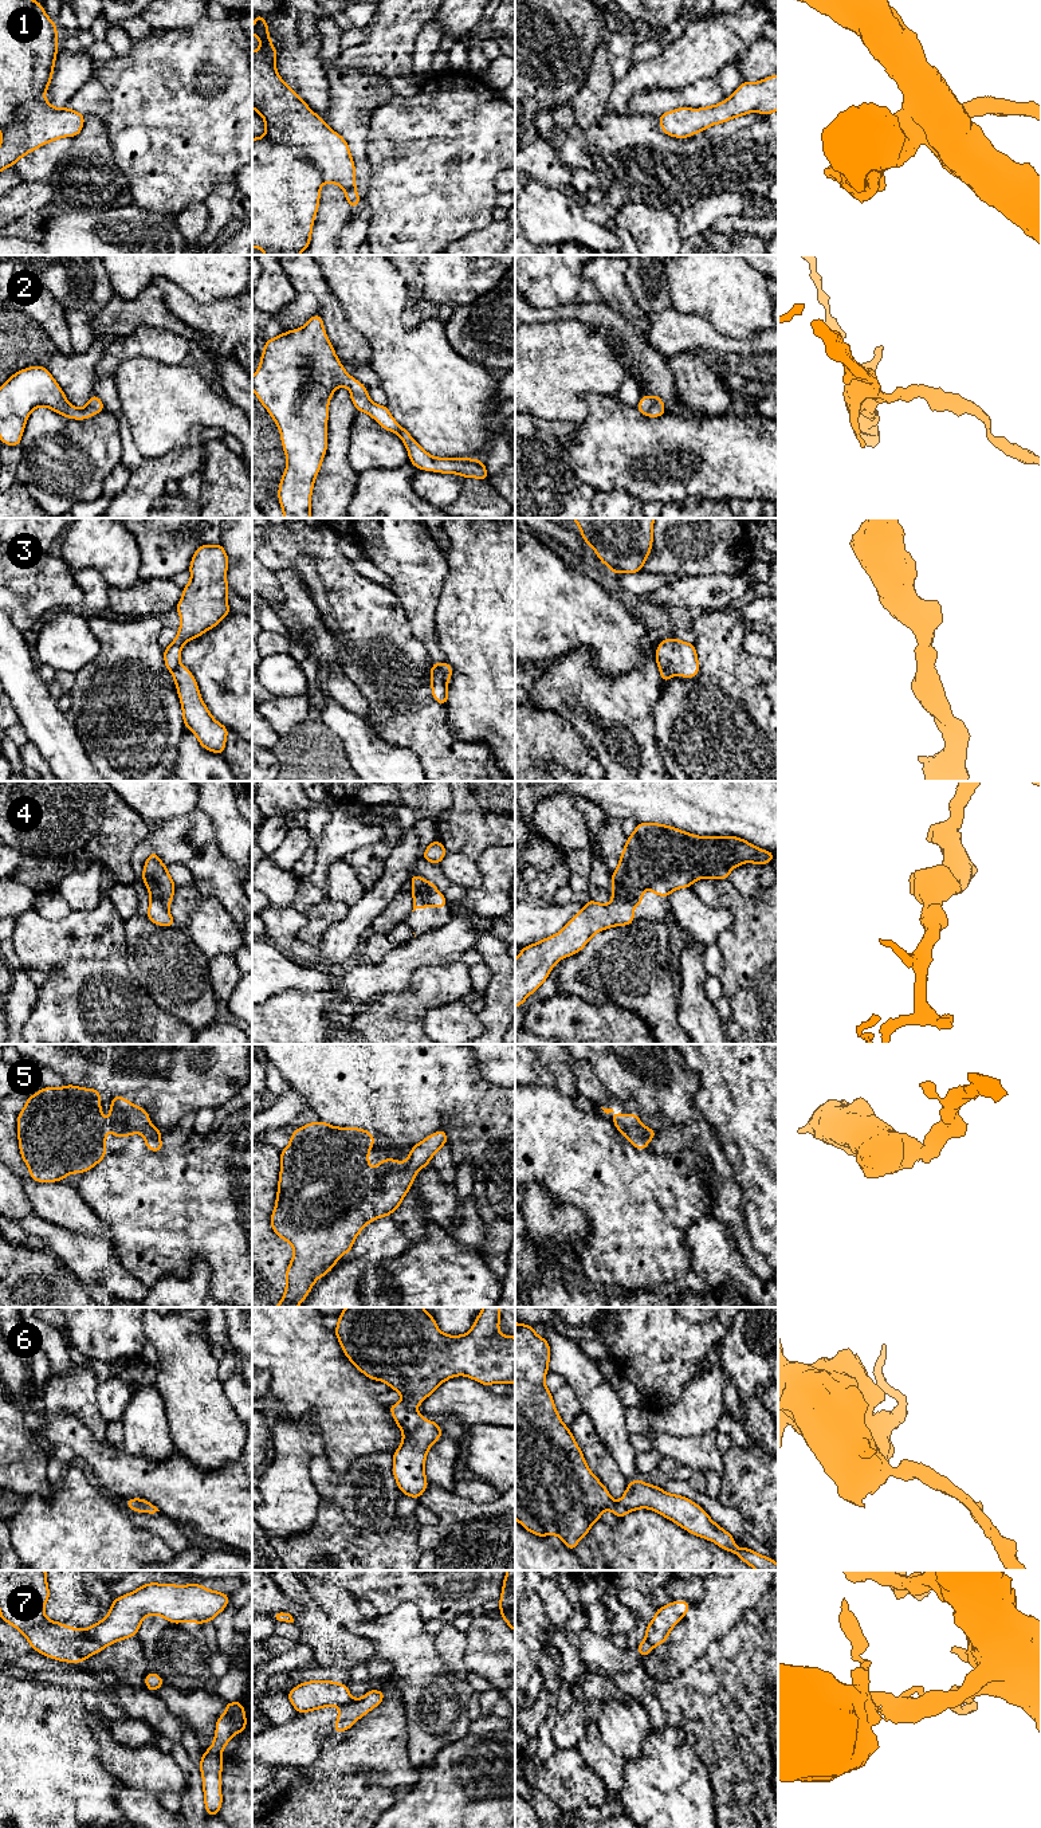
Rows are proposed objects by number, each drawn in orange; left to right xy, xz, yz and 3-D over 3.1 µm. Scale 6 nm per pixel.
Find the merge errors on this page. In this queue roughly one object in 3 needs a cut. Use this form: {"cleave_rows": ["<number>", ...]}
{"cleave_rows": ["4", "7"]}

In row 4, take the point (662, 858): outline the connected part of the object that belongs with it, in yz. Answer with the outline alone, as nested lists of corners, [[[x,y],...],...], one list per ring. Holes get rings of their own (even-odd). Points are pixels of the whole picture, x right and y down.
[[[639,823],[612,874],[612,893],[641,906],[645,888],[667,898],[702,878],[728,879],[732,868],[749,862],[762,867],[774,855],[736,836],[700,837],[671,825]]]

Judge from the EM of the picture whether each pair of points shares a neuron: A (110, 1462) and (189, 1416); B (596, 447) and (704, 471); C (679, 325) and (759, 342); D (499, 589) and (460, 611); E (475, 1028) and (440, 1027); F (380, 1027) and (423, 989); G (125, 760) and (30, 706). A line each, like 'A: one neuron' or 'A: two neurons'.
A: two neurons
B: one neuron
C: one neuron
D: one neuron
E: one neuron
F: one neuron
G: two neurons

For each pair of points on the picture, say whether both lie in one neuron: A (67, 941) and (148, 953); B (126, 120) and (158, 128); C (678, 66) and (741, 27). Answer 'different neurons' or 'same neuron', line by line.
A: different neurons
B: same neuron
C: same neuron

